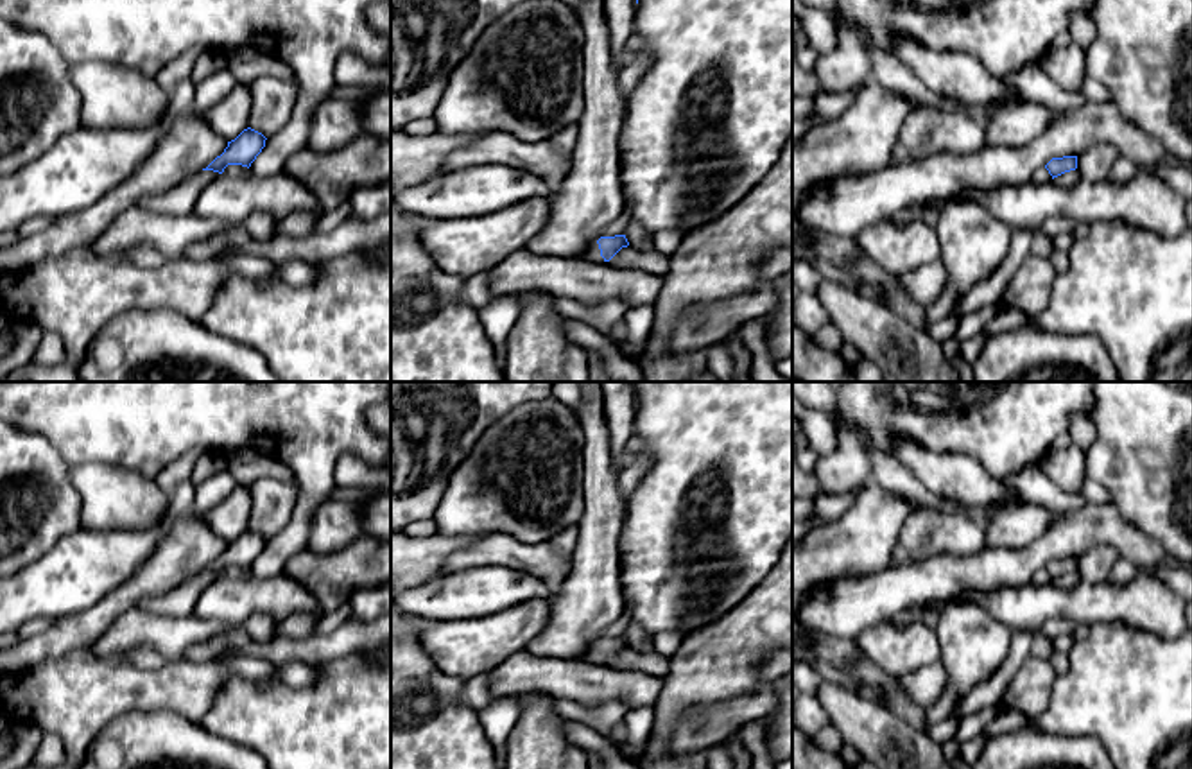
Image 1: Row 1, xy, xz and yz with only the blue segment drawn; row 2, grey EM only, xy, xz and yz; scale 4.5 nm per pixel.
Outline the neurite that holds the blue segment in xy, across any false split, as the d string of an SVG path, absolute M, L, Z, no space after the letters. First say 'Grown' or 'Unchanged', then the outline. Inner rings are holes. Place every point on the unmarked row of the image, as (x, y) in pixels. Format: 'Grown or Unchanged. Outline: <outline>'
Unchanged. Outline: M251 529L244 531L206 570L222 575L228 566L251 568L256 557L265 549L265 538Z

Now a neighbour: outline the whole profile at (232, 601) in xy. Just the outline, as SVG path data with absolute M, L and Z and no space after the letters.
M251 570L240 579L217 575L195 602L199 618L228 624L231 629L242 627L255 613L280 622L294 613L314 611L314 593L283 572L274 577L256 577Z

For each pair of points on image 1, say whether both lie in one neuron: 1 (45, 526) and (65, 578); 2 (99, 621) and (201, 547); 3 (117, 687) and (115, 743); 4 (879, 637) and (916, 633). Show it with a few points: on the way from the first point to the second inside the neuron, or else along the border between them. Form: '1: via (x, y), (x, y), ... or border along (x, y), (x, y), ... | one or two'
1: border along (81, 527), (61, 536), (42, 556), (18, 570) | two
2: via (124, 597), (164, 572), (176, 560) | one
3: border along (156, 708), (122, 714), (86, 750) | two
4: via (888, 637), (907, 637) | one

